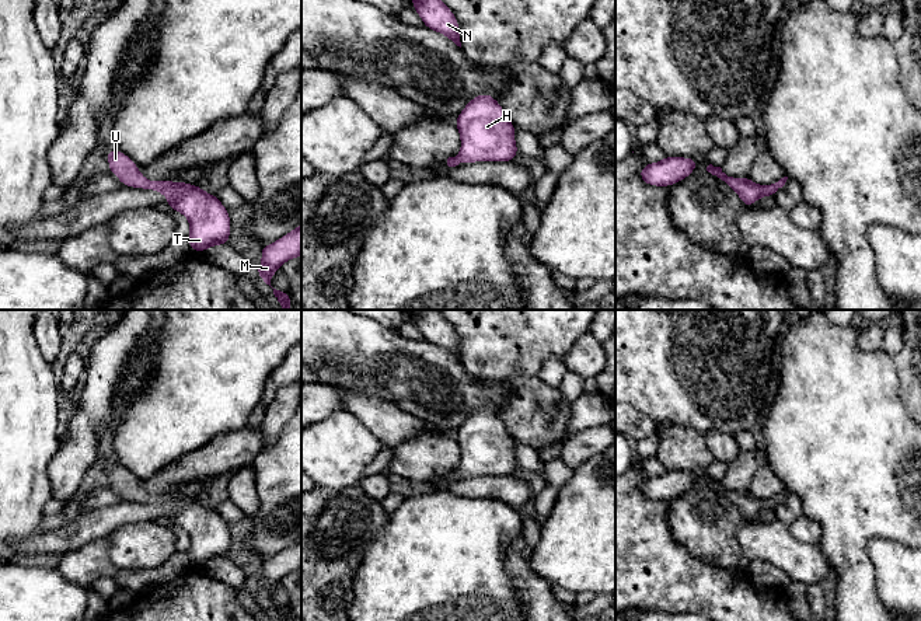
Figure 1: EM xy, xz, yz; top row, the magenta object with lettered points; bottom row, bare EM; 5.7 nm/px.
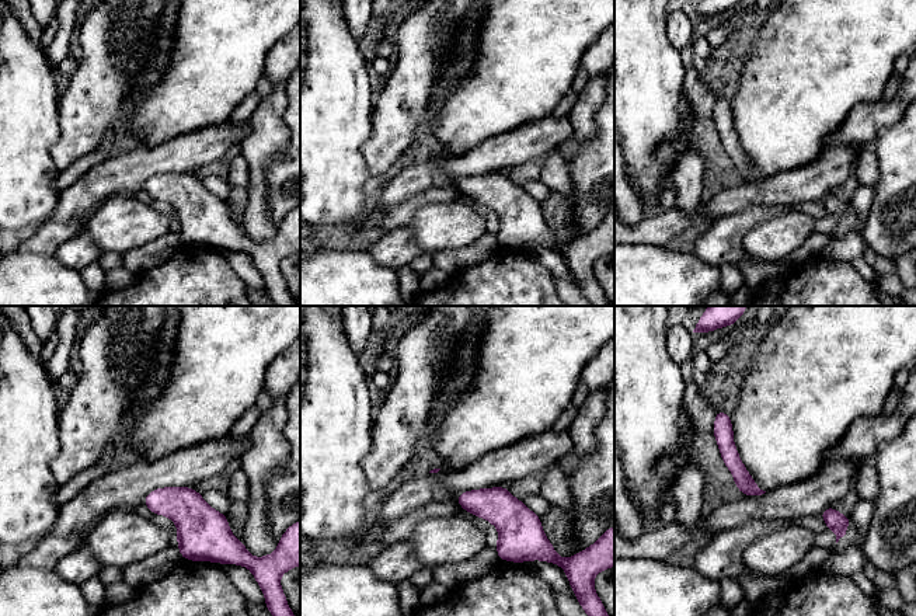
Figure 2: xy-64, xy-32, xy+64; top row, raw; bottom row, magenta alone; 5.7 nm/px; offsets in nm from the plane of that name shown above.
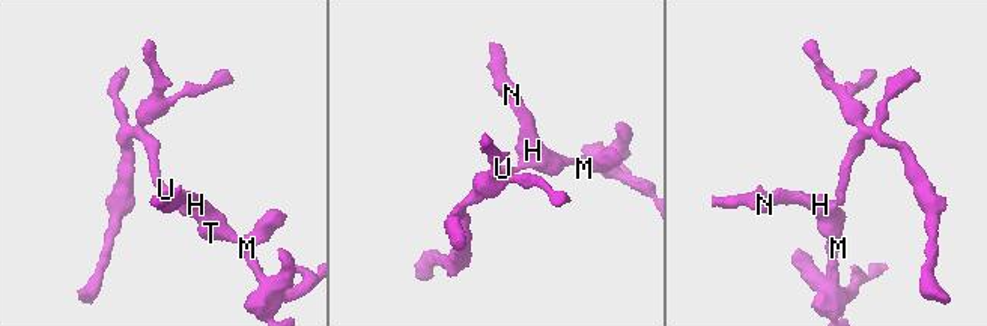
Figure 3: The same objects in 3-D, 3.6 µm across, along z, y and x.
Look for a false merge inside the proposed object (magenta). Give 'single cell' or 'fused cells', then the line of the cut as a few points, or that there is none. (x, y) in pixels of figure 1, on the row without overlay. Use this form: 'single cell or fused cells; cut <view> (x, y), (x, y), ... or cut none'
single cell; cut none

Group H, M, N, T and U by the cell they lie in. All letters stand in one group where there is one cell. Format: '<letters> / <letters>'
H M N T U

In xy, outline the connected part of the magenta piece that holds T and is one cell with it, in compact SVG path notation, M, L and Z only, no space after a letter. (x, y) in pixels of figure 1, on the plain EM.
M109 463L107 471L108 484L125 500L149 502L165 509L168 512L165 517L188 533L191 545L186 554L192 565L203 566L213 559L228 558L231 545L228 523L221 519L216 509L188 496L149 495L137 484L137 478L119 464Z

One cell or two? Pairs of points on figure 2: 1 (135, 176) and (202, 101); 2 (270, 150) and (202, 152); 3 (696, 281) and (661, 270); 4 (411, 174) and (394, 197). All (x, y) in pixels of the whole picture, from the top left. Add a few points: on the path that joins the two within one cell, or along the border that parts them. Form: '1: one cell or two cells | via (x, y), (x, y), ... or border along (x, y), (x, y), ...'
1: two cells | border along (198, 128), (156, 145), (139, 146)
2: two cells | border along (248, 122), (248, 134), (239, 143)
3: one cell | via (688, 281), (672, 281), (669, 278)
4: one cell | via (408, 180), (397, 191)

